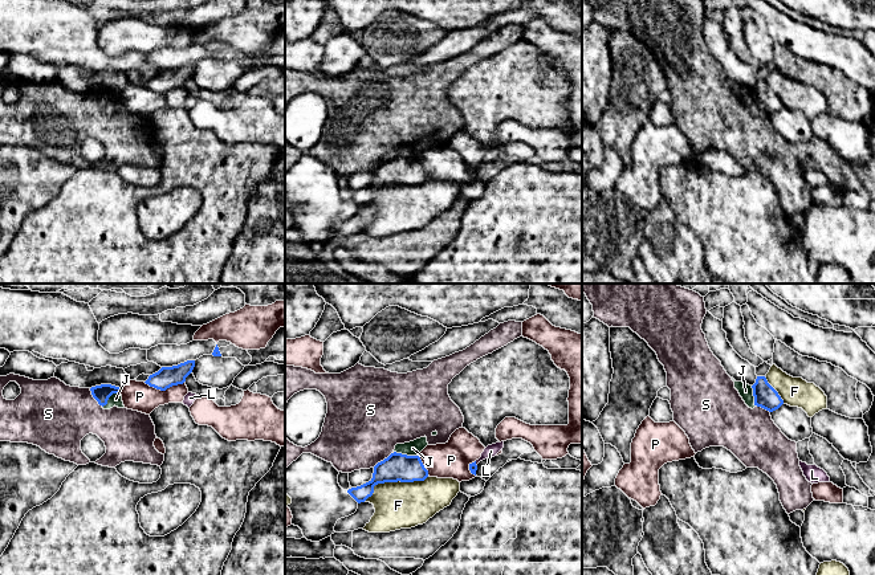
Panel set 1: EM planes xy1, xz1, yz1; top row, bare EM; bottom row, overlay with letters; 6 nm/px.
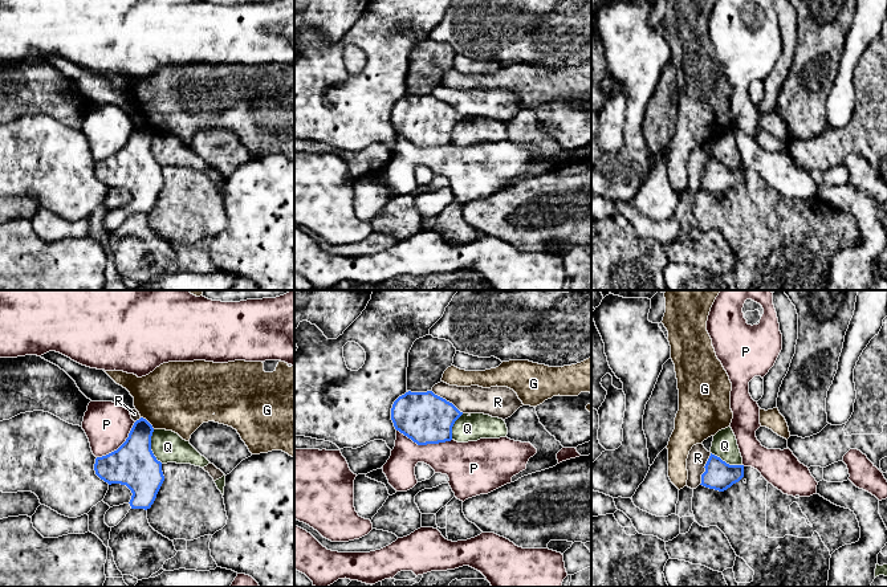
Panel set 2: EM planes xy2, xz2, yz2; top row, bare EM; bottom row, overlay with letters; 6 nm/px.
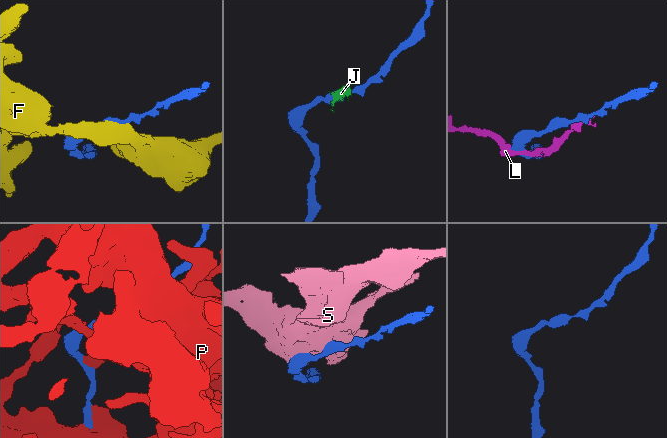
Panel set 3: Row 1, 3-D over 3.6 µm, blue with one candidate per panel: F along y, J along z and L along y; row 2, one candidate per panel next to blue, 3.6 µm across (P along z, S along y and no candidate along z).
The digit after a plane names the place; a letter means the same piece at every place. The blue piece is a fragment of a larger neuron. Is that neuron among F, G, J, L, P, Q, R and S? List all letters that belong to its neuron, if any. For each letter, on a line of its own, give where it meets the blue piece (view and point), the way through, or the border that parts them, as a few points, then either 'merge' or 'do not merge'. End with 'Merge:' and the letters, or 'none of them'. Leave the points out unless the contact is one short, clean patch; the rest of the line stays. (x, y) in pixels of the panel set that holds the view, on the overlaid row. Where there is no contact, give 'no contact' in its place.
F: contact xz1 (393, 481); do not merge
G: contact xy2 (147, 422); do not merge
J: contact xz1 (406, 455); border xz1 (394, 451), (402, 455), (418, 456); do not merge
L: contact xz1 (475, 464); border xz1 (475, 461), (476, 465); do not merge
P: contact xz2 (424, 444); do not merge
Q: contact xy2 (150, 447); border xy2 (153, 429), (151, 452), (162, 463); do not merge
R: contact xz2 (446, 400); do not merge
S: contact xz1 (385, 459); do not merge
Merge: none of them

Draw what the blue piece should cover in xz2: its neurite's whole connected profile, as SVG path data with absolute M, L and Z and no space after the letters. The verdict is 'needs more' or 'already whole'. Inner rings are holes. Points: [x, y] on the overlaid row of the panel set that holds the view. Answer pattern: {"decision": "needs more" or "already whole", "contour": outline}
{"decision": "already whole", "contour": "M408 391L391 408L395 429L418 445L451 441L452 427L461 415L452 403L432 391Z"}

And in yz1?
{"decision": "already whole", "contour": "M757 376L756 383L752 386L752 388L754 405L773 412L784 404L784 400L778 392L768 383L765 376Z"}

